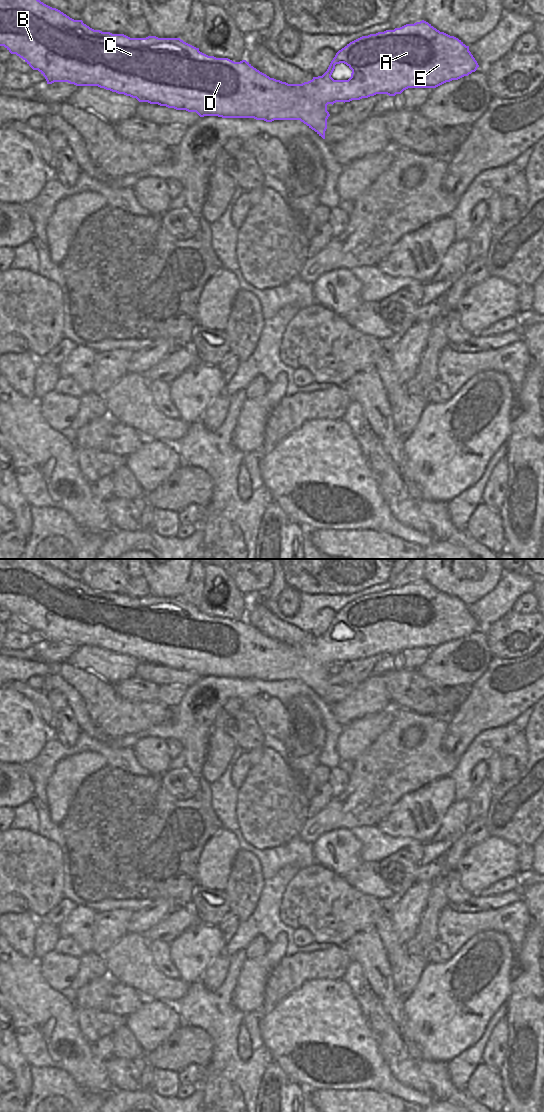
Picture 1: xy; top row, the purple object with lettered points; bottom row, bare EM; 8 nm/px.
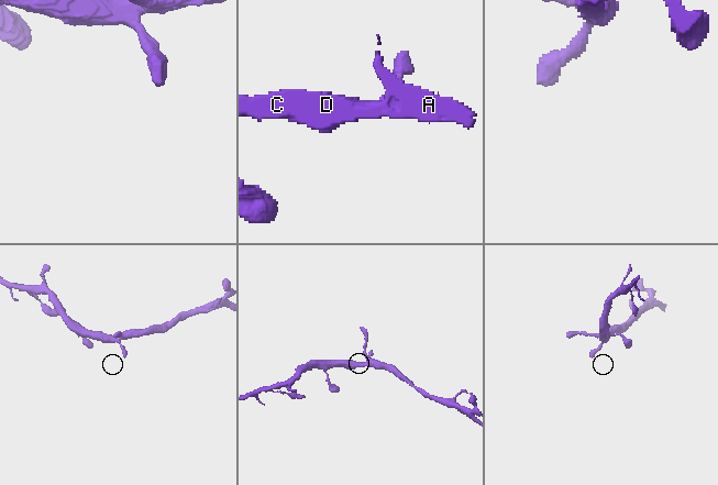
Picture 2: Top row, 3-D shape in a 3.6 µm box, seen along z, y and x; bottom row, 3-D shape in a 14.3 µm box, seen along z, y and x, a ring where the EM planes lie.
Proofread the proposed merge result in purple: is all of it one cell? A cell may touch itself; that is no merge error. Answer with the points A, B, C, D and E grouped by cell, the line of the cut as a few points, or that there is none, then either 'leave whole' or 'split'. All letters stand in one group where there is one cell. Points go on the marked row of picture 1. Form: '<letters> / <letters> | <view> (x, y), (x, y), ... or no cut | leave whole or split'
A B C D E | no cut | leave whole

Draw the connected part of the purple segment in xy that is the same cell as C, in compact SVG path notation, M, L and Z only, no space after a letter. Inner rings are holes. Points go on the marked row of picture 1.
M0 0L0 46L22 58L33 70L38 70L47 84L68 82L76 86L98 86L136 98L139 102L196 112L200 117L254 118L266 122L300 120L323 139L330 116L328 104L360 100L376 94L395 96L408 88L436 88L468 76L479 67L469 46L422 20L394 30L362 36L339 50L322 76L313 77L302 84L288 84L270 78L246 60L234 62L228 58L208 56L180 38L130 38L124 34L94 30L82 20L74 20L40 0ZM340 63L352 70L348 80L334 80L331 77L335 65Z

